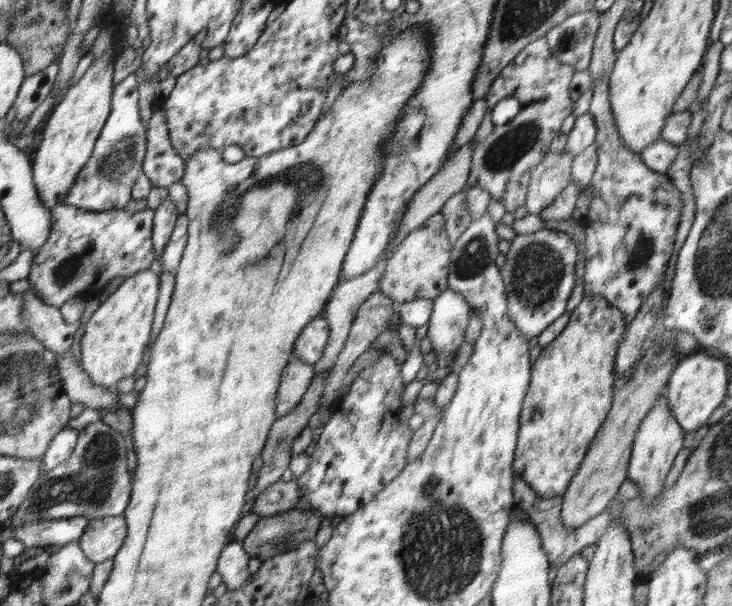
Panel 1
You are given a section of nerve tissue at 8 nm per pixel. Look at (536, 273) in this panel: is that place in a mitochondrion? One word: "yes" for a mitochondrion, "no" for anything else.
yes

